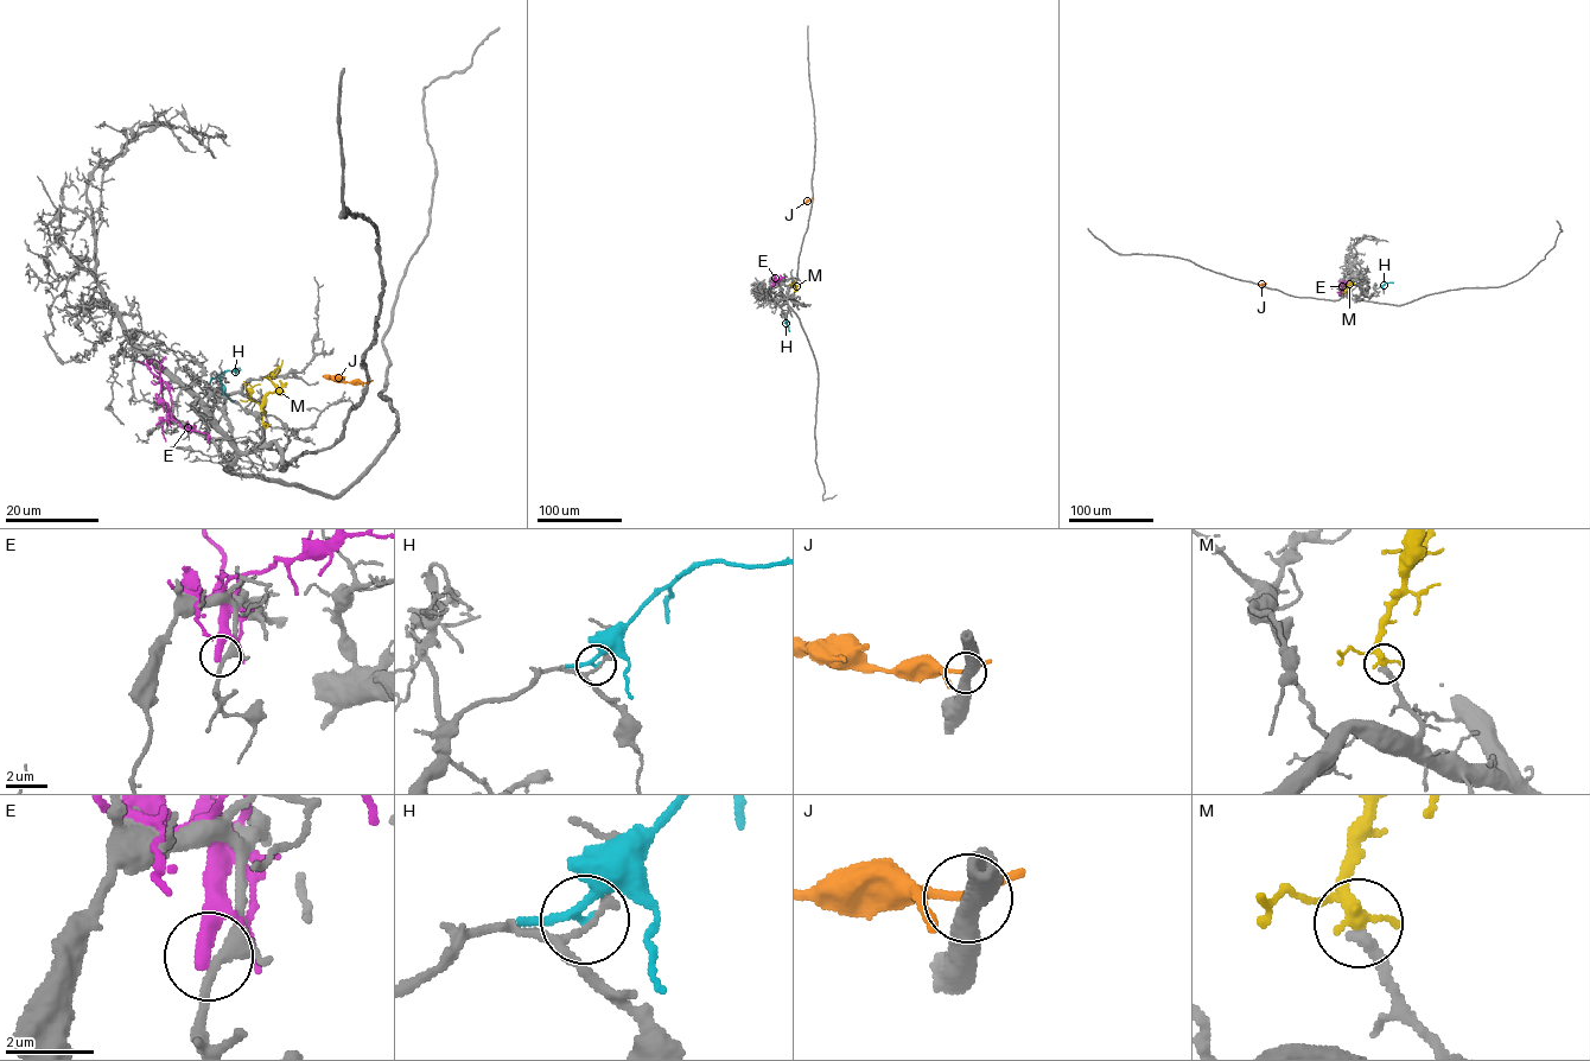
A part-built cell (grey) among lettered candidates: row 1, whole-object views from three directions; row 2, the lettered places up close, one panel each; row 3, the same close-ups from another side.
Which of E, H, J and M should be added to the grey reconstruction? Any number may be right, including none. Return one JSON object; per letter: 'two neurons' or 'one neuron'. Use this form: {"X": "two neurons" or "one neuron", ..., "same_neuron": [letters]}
{"E": "two neurons", "H": "two neurons", "J": "two neurons", "M": "one neuron", "same_neuron": ["M"]}

